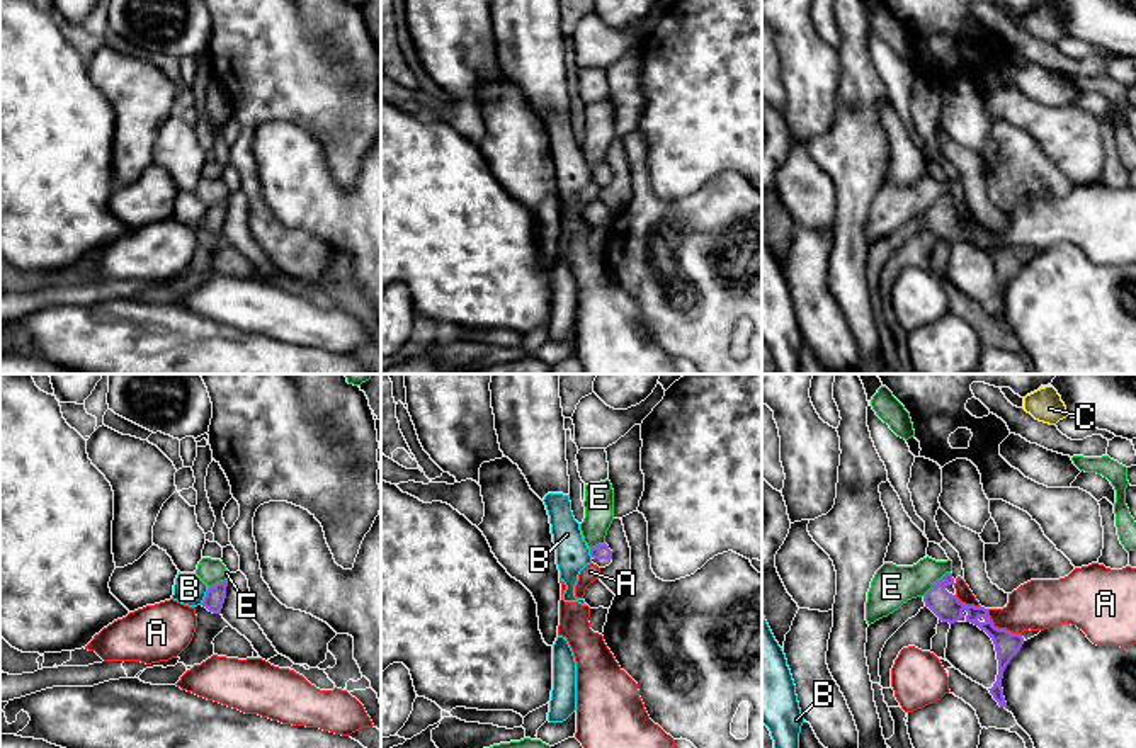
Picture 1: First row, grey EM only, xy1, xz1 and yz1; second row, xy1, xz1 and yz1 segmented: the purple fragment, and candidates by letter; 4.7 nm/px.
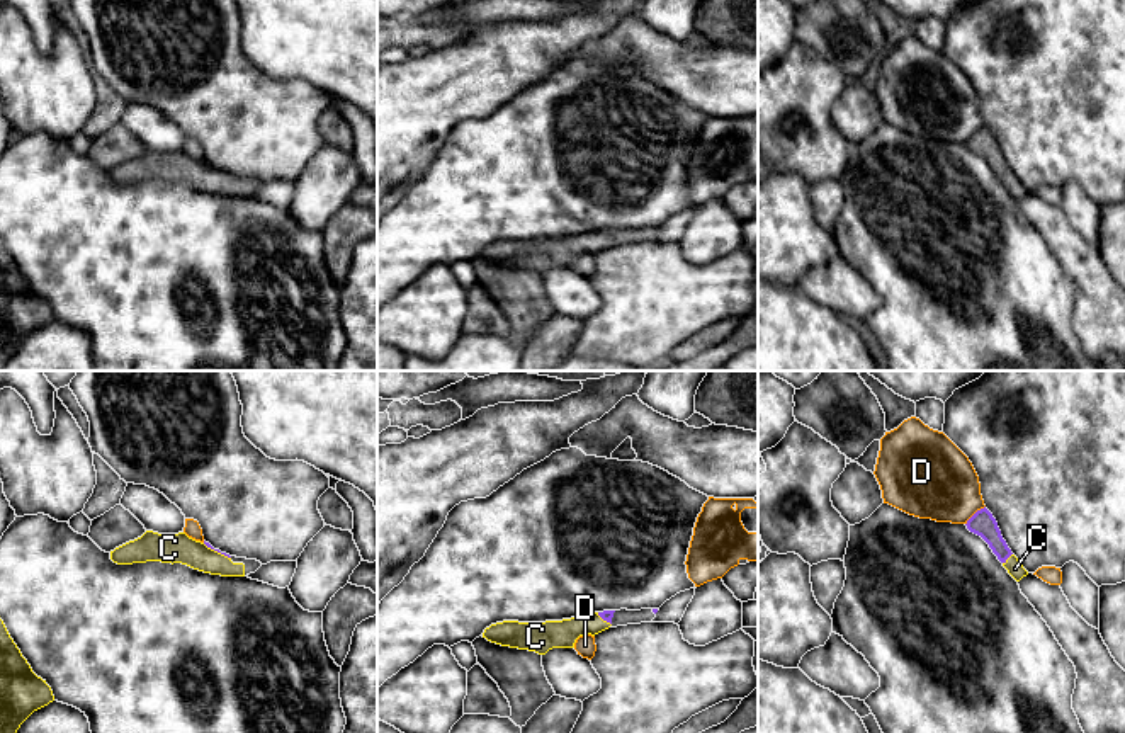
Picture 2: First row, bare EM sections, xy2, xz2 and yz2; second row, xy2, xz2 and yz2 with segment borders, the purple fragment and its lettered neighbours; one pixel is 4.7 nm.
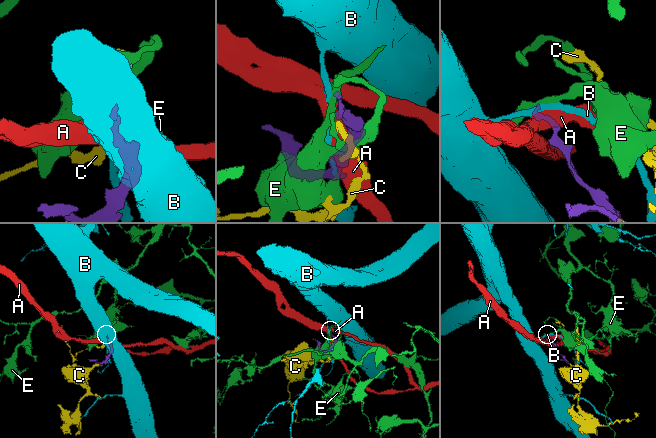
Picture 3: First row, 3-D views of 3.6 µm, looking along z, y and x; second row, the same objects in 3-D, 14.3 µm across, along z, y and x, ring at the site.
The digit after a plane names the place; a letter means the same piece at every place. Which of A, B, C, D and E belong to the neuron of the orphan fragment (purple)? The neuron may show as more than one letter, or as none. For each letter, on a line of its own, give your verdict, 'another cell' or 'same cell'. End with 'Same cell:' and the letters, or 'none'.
A: another cell
B: another cell
C: same cell
D: another cell
E: another cell
Same cell: C

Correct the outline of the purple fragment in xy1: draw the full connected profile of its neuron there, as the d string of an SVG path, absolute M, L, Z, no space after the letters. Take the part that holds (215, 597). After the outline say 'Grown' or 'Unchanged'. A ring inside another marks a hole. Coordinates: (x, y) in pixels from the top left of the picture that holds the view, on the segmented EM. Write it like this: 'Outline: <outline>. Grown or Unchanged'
Outline: M228 580L219 581L214 586L207 588L201 605L213 614L221 614L221 609L226 598L226 586L228 586Z. Unchanged

